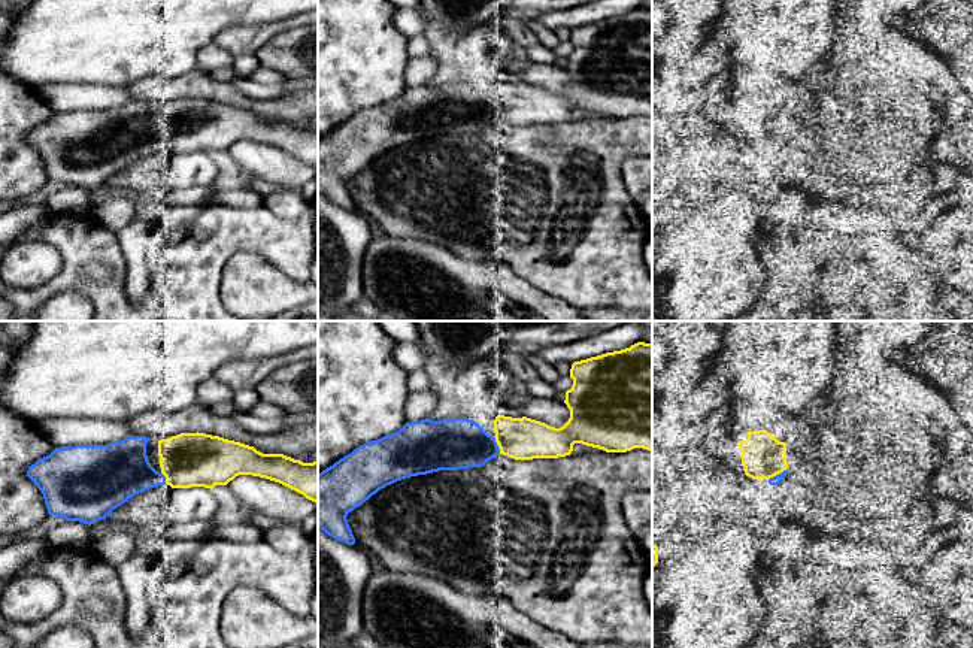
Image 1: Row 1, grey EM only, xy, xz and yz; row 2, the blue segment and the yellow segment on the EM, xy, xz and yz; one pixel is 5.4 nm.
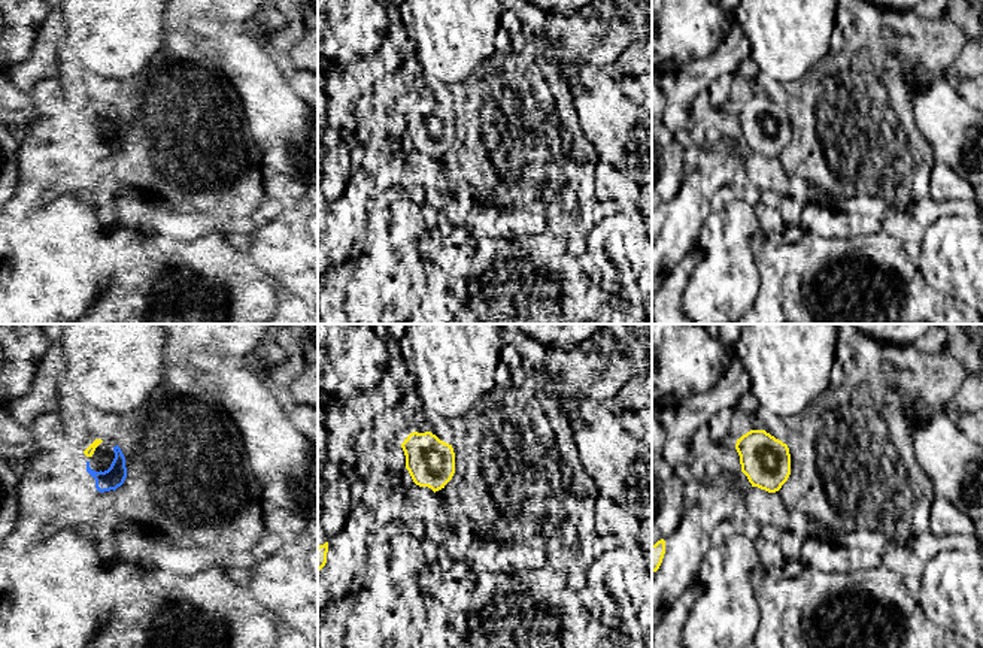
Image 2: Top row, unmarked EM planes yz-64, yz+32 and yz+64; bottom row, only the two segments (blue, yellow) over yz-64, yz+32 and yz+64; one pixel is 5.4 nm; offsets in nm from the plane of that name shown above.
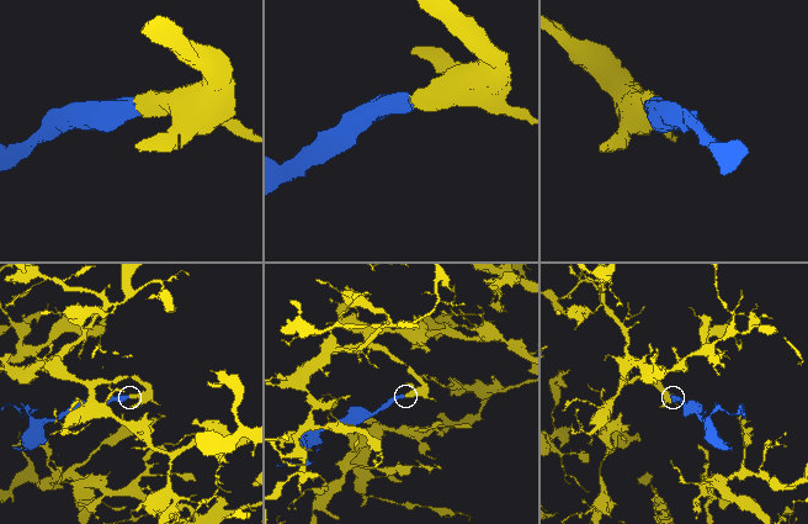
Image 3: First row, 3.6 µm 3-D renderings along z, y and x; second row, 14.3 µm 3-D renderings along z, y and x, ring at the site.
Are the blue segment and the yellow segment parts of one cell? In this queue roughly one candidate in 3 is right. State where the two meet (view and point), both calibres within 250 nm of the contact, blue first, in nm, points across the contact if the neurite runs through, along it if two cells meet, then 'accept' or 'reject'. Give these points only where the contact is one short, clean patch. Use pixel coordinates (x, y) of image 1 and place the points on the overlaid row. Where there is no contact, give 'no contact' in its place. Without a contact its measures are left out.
contact yz (779, 474); calibres 50 and 240 nm; accept

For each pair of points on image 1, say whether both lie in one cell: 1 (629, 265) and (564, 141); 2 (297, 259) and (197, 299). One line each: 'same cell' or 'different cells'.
1: same cell
2: same cell

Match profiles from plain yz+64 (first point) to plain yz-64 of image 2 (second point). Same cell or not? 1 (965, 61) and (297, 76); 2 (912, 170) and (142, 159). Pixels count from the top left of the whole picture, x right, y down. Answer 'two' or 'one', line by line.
1: two
2: one

